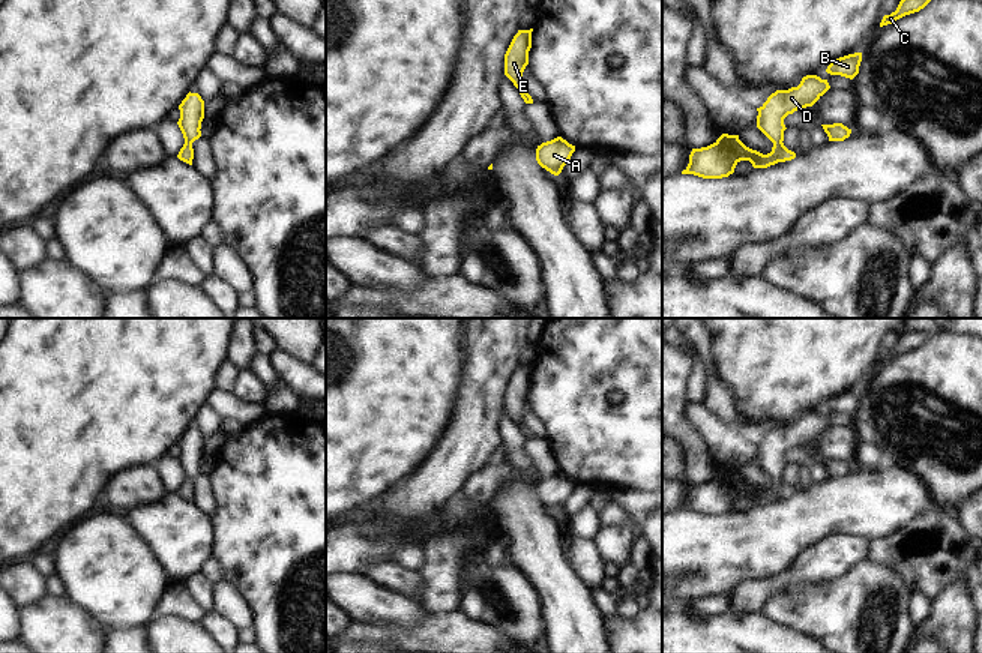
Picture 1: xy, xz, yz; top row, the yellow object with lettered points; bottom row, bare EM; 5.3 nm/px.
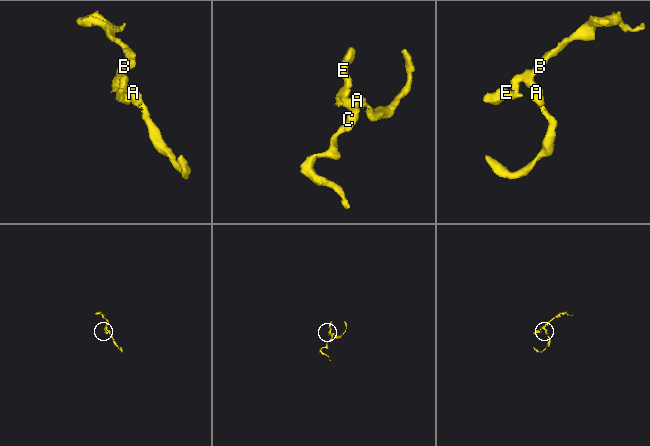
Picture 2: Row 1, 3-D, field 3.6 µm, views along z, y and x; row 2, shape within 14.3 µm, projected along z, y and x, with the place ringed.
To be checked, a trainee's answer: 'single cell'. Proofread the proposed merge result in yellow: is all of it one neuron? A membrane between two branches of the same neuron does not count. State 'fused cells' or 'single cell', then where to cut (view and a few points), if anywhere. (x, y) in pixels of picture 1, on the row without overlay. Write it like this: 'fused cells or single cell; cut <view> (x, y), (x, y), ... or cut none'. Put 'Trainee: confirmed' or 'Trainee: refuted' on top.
Trainee: confirmed
single cell; cut none

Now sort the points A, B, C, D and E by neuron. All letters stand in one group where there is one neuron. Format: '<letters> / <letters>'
A B C D E

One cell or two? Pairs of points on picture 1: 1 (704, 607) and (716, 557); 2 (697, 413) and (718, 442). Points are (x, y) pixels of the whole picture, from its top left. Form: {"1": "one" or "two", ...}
{"1": "two", "2": "one"}

